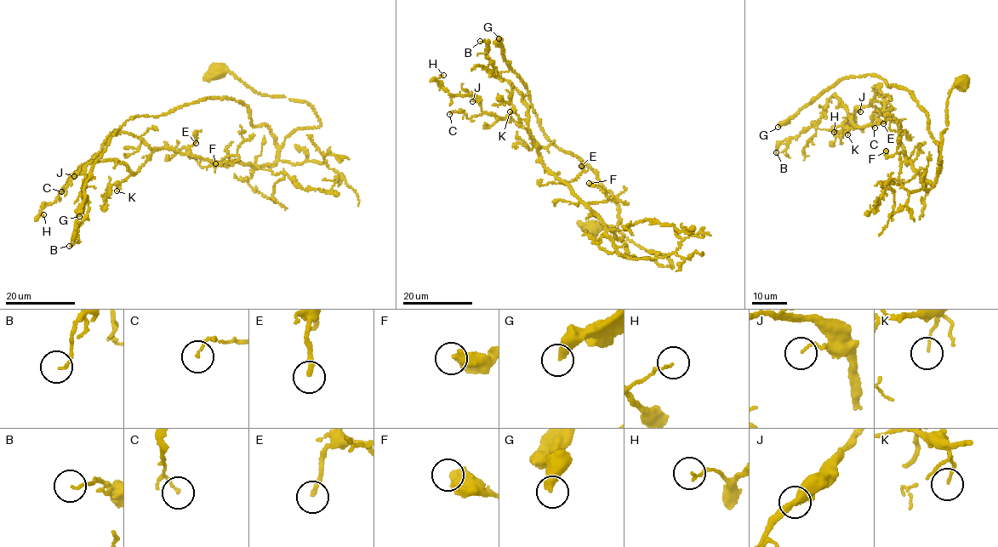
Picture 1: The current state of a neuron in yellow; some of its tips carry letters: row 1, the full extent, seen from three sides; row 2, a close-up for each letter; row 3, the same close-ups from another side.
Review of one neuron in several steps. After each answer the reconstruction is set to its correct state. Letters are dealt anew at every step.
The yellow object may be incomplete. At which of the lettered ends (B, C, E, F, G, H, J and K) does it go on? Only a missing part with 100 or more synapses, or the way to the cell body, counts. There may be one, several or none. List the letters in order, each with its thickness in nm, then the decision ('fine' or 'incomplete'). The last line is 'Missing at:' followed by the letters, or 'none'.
B: 90 nm | fine
C: 110 nm | fine
E: 190 nm | fine
F: 550 nm | fine
G: 400 nm | incomplete
H: 110 nm | fine
J: 110 nm | fine
K: 90 nm | fine
Missing at: G

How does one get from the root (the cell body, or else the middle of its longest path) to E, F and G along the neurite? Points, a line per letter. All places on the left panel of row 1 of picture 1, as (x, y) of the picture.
E: (217, 72), (305, 101), (321, 124), (294, 130), (264, 167), (203, 160), (190, 152), (196, 132), (196, 143)
F: (217, 72), (305, 101), (321, 124), (294, 130), (273, 165), (221, 162), (236, 155), (215, 163)
G: (217, 72), (305, 101), (321, 124), (279, 146), (248, 106), (210, 97), (129, 119), (94, 165), (79, 216)

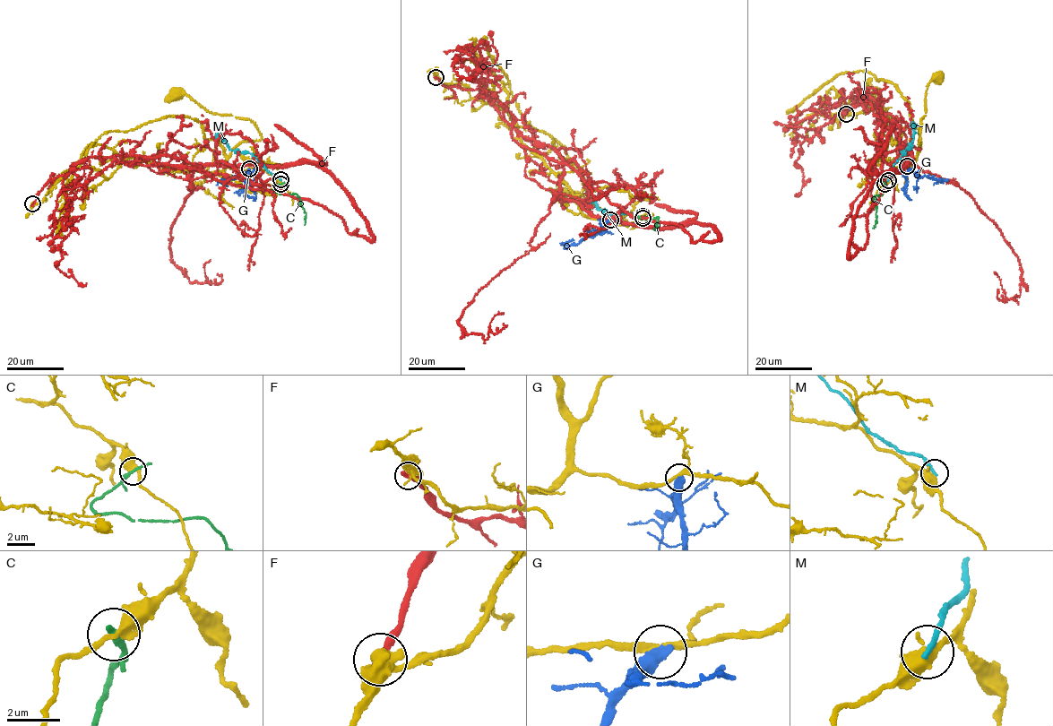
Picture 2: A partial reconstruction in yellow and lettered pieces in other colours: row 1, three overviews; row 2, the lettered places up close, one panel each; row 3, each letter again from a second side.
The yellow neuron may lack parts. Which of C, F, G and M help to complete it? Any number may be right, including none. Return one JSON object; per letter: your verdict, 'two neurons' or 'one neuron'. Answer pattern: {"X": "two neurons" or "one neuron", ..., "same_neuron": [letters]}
{"C": "two neurons", "F": "two neurons", "G": "two neurons", "M": "two neurons", "same_neuron": []}

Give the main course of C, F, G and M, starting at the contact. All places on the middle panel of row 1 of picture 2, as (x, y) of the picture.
C: (643, 216), (633, 215), (649, 220), (657, 217), (657, 229), (653, 229)
F: (435, 77), (479, 89), (562, 161), (559, 196), (531, 248), (479, 289), (457, 321), (485, 340), (504, 313)
G: (610, 220), (598, 233), (582, 239), (576, 245), (565, 243), (573, 240)
M: (643, 218), (629, 212), (604, 213), (595, 203), (588, 203)

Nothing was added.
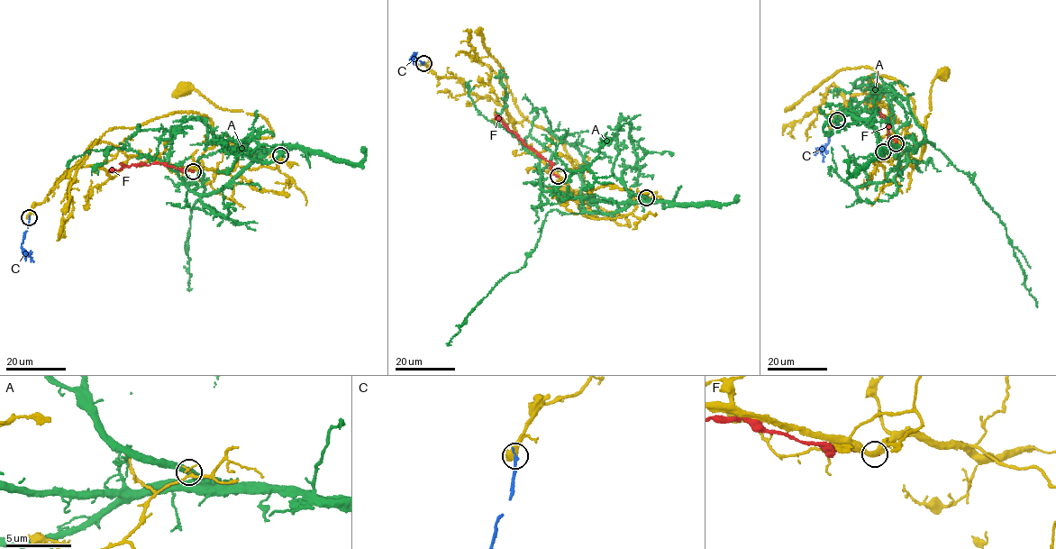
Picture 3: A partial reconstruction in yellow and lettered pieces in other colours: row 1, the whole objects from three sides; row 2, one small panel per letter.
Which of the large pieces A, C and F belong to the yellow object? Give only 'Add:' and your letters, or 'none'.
Add: C

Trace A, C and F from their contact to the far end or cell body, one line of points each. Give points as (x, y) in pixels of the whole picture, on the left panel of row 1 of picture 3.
A: (280, 155), (267, 149), (227, 147), (197, 160), (204, 188), (191, 211), (187, 248), (188, 289), (192, 288)
C: (29, 217), (21, 246), (34, 261)
F: (193, 170), (152, 163), (132, 164), (108, 171)

